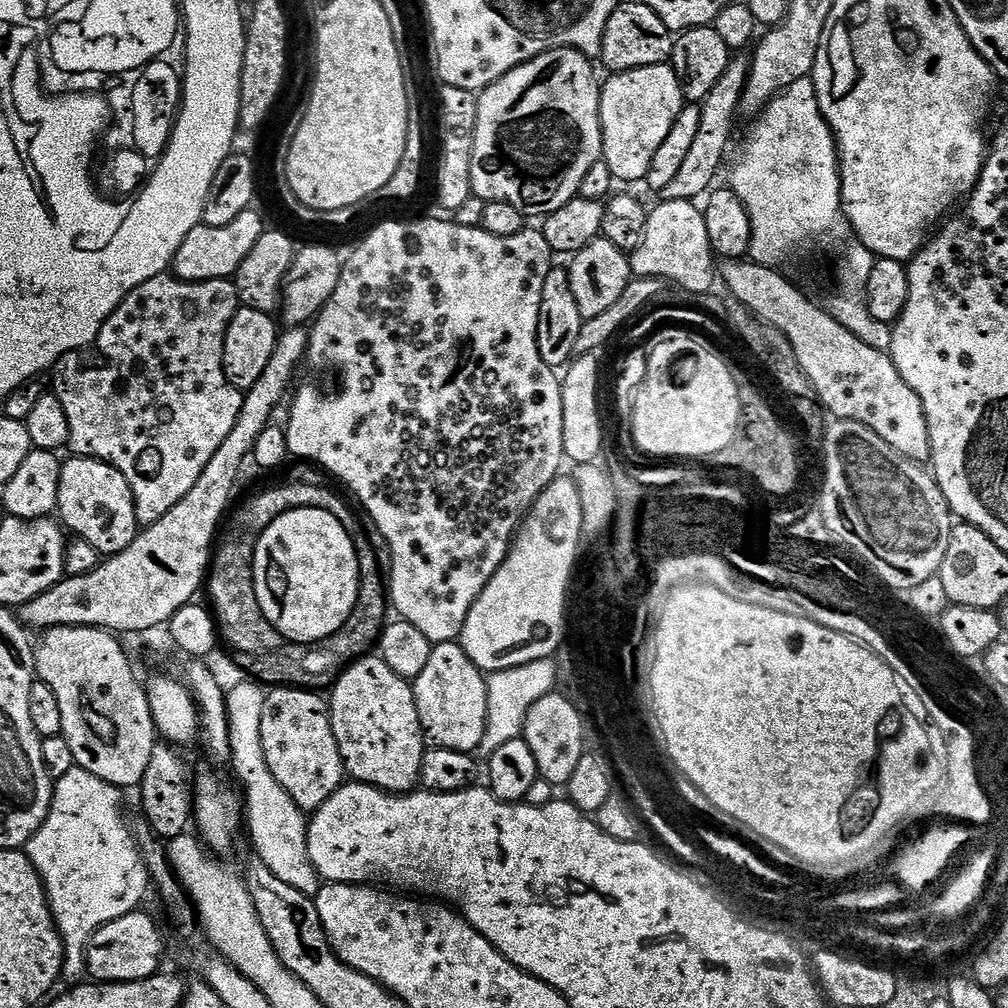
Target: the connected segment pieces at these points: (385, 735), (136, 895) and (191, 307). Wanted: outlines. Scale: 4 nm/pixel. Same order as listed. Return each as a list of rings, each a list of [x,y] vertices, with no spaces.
[[[369,654],[347,665],[331,685],[332,729],[342,754],[345,773],[357,784],[369,784],[384,792],[407,794],[420,784],[420,767],[426,751],[424,732],[418,718],[418,696],[413,685],[403,680],[379,655]]]
[[[79,766],[72,768],[70,774],[62,774],[62,778],[55,781],[48,817],[26,845],[26,854],[42,878],[48,904],[56,917],[56,928],[64,940],[62,976],[65,981],[69,980],[67,983],[72,986],[81,983],[88,976],[86,950],[93,934],[102,926],[137,911],[143,905],[140,903],[143,902],[148,888],[150,889],[148,868],[133,829],[128,829],[128,824],[124,821],[120,796],[121,789],[110,782]]]
[[[175,274],[155,276],[150,278],[150,282],[142,282],[142,286],[135,288],[102,326],[94,345],[94,351],[105,360],[105,364],[101,368],[91,368],[88,364],[80,364],[80,358],[82,358],[80,352],[70,352],[54,365],[56,377],[51,377],[50,384],[66,412],[66,419],[69,423],[67,447],[70,449],[71,455],[89,456],[95,460],[101,460],[114,466],[124,475],[136,503],[137,525],[147,526],[158,522],[169,510],[178,506],[178,502],[182,502],[182,498],[186,498],[186,494],[190,494],[190,490],[194,490],[198,478],[202,478],[202,470],[206,470],[210,458],[214,458],[214,454],[218,454],[218,446],[222,446],[222,442],[226,442],[230,430],[234,430],[234,426],[238,422],[244,393],[239,392],[226,378],[226,370],[222,366],[222,350],[226,330],[241,306],[240,295],[231,279],[190,282],[178,279]]]

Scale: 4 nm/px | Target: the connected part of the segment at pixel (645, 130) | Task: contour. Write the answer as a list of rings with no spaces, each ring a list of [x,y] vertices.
[[[671,63],[646,66],[607,77],[600,90],[600,129],[604,135],[602,159],[609,164],[613,177],[643,181],[650,170],[658,146],[674,126],[678,114],[686,107],[679,78]]]

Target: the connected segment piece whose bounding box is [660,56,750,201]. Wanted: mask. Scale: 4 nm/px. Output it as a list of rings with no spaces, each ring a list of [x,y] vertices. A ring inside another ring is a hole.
[[[733,57],[727,70],[722,74],[722,78],[716,82],[716,86],[702,101],[699,107],[698,133],[695,134],[694,143],[690,146],[681,169],[678,170],[678,178],[674,178],[673,182],[664,187],[660,193],[663,201],[693,201],[700,195],[703,197],[713,187],[712,182],[718,174],[732,136],[734,118],[737,119],[739,113],[741,96],[743,96],[749,72],[750,62],[747,57]]]

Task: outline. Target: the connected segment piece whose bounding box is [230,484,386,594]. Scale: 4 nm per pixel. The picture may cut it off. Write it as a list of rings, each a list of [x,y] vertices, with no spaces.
[[[276,484],[273,488],[268,488],[265,492],[260,492],[257,496],[252,496],[244,505],[231,513],[230,518],[240,518],[246,524],[254,524],[256,528],[266,531],[275,520],[282,514],[286,514],[290,510],[298,510],[299,508],[321,508],[330,514],[334,514],[334,518],[338,518],[338,522],[342,522],[342,526],[350,534],[350,538],[354,542],[354,550],[358,554],[358,562],[360,563],[360,587],[366,594],[378,594],[385,587],[386,580],[380,577],[380,564],[376,561],[376,548],[372,545],[372,540],[368,537],[366,529],[360,525],[360,520],[331,492],[328,488],[319,488],[316,484]]]

